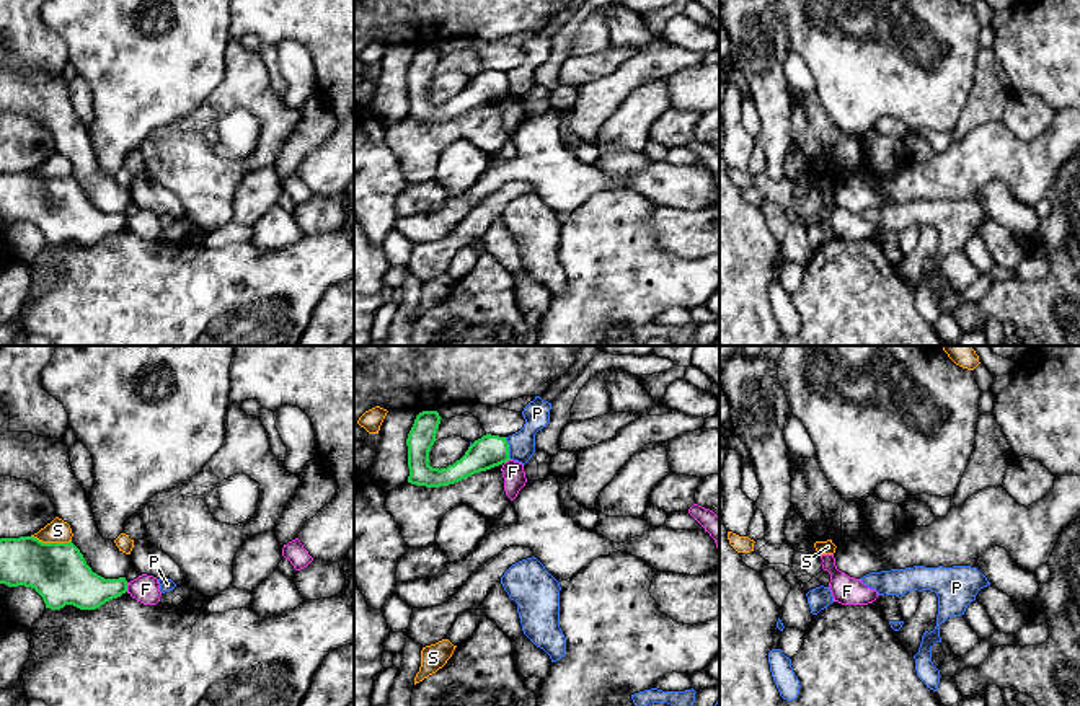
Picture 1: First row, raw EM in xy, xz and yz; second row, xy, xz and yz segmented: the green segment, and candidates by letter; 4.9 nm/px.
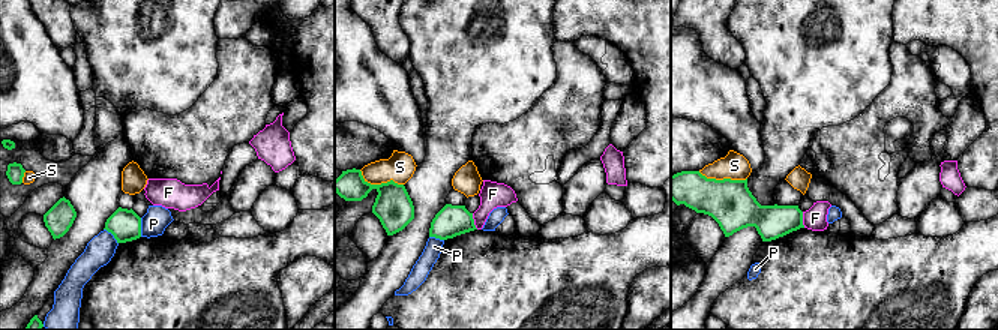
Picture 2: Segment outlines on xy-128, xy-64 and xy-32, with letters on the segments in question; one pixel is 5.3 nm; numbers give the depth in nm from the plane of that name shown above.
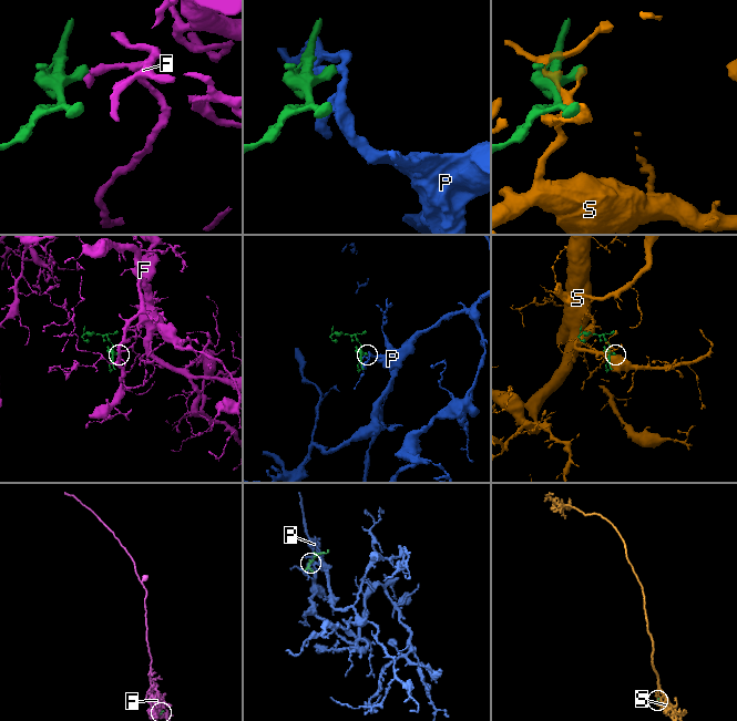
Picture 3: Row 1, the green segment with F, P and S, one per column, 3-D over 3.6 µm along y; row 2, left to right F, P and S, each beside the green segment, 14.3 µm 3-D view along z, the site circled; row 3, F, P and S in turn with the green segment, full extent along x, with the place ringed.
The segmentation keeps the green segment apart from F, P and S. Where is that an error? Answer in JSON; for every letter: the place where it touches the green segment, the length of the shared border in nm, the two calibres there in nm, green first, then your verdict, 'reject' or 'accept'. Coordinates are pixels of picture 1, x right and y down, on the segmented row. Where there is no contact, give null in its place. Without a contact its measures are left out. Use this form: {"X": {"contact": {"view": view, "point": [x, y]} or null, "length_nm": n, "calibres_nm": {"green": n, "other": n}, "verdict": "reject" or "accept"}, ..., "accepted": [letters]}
{"F": {"contact": {"view": "xy", "point": [126, 587]}, "length_nm": 50, "calibres_nm": {"green": 220, "other": 140}, "verdict": "reject"}, "P": {"contact": {"view": "xz", "point": [508, 449]}, "length_nm": 120, "calibres_nm": {"green": 160, "other": 130}, "verdict": "reject"}, "S": {"contact": {"view": "xy", "point": [51, 543]}, "length_nm": 200, "calibres_nm": {"green": 280, "other": 110}, "verdict": "reject"}, "accepted": []}

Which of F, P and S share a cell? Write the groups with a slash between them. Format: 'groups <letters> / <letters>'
groups F / P / S

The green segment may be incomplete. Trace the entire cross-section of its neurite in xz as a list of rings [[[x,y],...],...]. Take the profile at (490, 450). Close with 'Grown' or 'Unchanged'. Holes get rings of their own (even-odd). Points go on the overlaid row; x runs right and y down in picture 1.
[[[423,411],[416,416],[408,434],[408,483],[426,488],[440,488],[458,483],[475,473],[491,470],[509,461],[506,437],[486,434],[475,440],[465,455],[447,468],[432,468],[429,452],[434,445],[440,424],[437,411]]]. Unchanged

